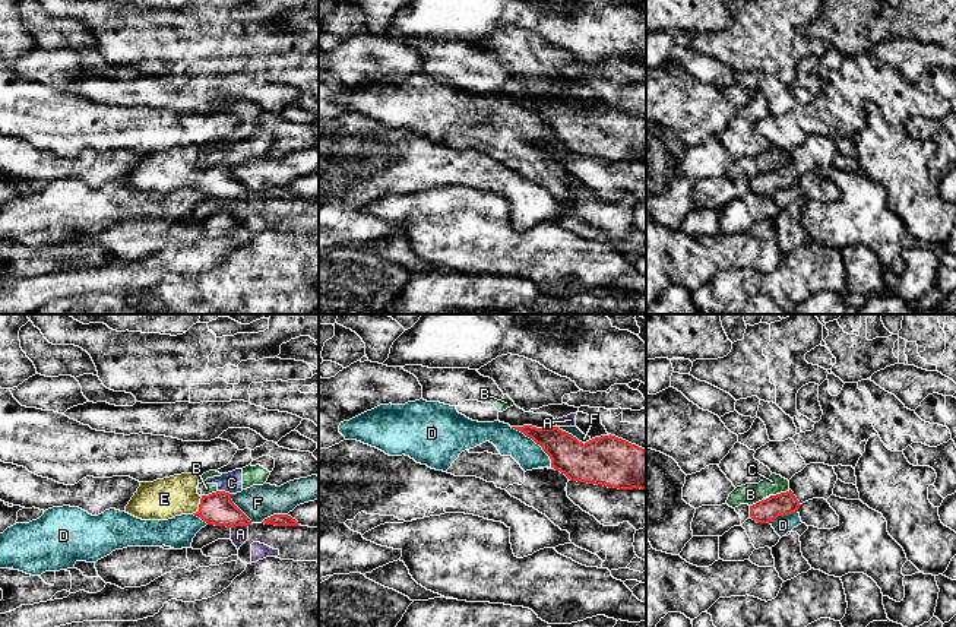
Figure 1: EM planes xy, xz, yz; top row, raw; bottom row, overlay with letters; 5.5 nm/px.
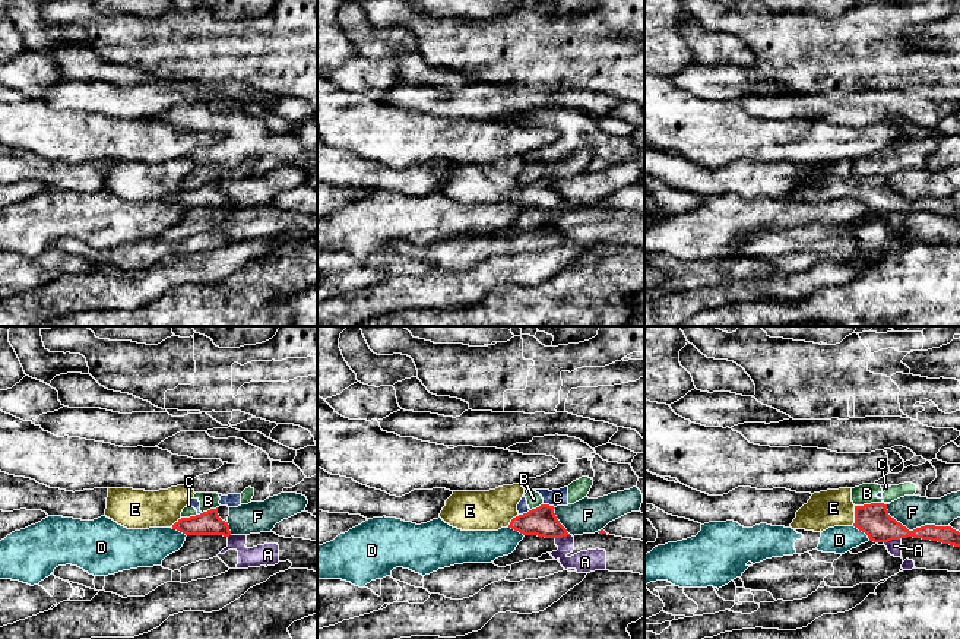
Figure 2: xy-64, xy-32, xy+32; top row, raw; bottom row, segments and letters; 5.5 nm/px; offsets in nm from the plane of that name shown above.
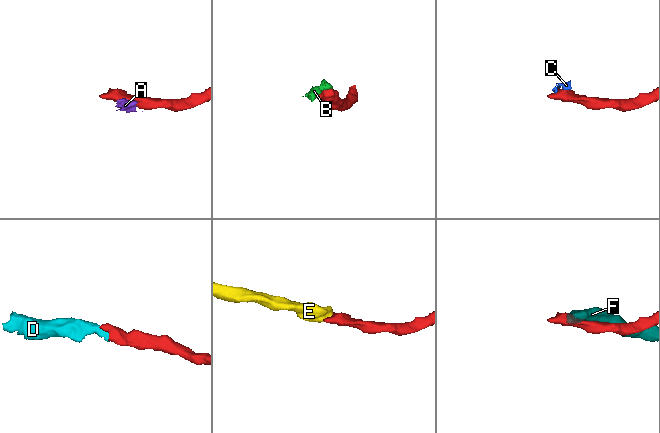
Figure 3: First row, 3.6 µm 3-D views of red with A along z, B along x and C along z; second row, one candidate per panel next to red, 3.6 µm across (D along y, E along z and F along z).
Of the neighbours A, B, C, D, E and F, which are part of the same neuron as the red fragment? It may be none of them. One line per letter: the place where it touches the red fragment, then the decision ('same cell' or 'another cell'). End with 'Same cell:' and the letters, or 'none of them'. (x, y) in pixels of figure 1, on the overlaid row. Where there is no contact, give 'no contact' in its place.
A: xy (238, 525) | another cell
B: yz (781, 493) | another cell
C: xy (224, 491) | another cell
D: xz (535, 442) | another cell
E: xy (199, 506) | same cell
F: xy (238, 509) | another cell
Same cell: E

